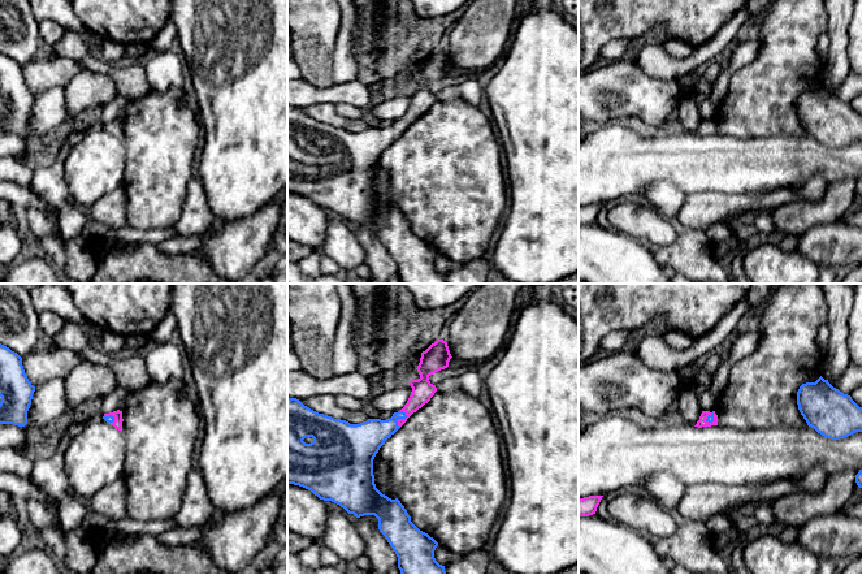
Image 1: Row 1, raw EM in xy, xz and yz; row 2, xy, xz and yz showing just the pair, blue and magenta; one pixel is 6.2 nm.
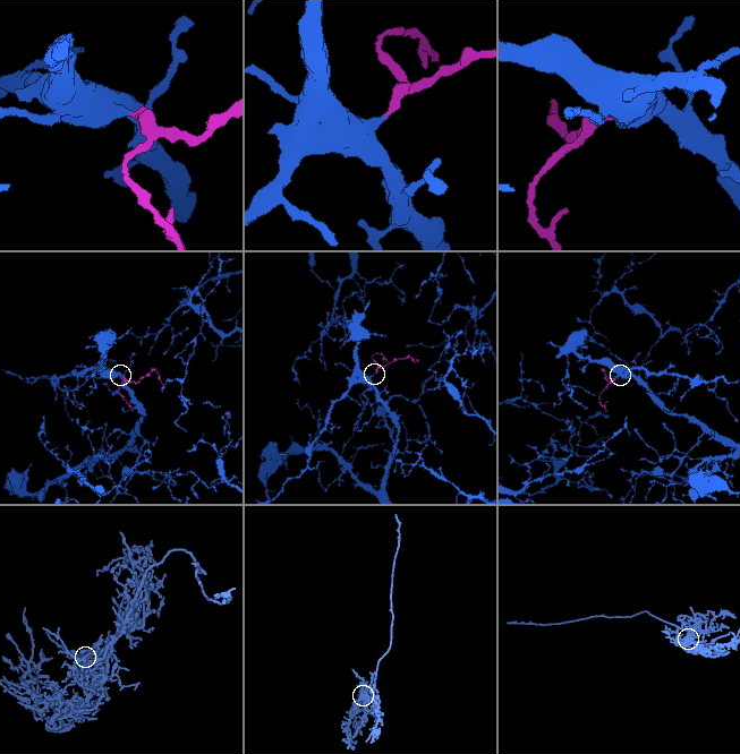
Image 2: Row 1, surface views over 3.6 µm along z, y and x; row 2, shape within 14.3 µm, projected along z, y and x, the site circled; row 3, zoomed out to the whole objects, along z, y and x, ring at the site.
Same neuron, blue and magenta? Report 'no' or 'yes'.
yes

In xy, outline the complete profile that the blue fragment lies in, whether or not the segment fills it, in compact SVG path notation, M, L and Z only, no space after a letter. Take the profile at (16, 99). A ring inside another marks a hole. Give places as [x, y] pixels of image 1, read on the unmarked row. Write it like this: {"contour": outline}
{"contour": "M0 52L0 133L25 135L34 100L22 66Z"}

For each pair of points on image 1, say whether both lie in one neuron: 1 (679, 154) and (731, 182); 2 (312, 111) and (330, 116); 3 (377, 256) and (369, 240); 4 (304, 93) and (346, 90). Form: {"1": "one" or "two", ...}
{"1": "one", "2": "one", "3": "one", "4": "one"}

